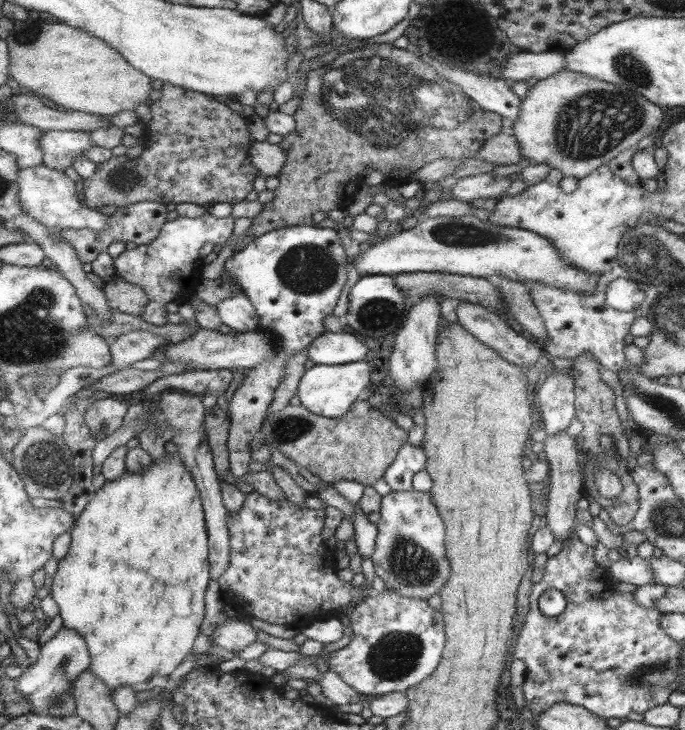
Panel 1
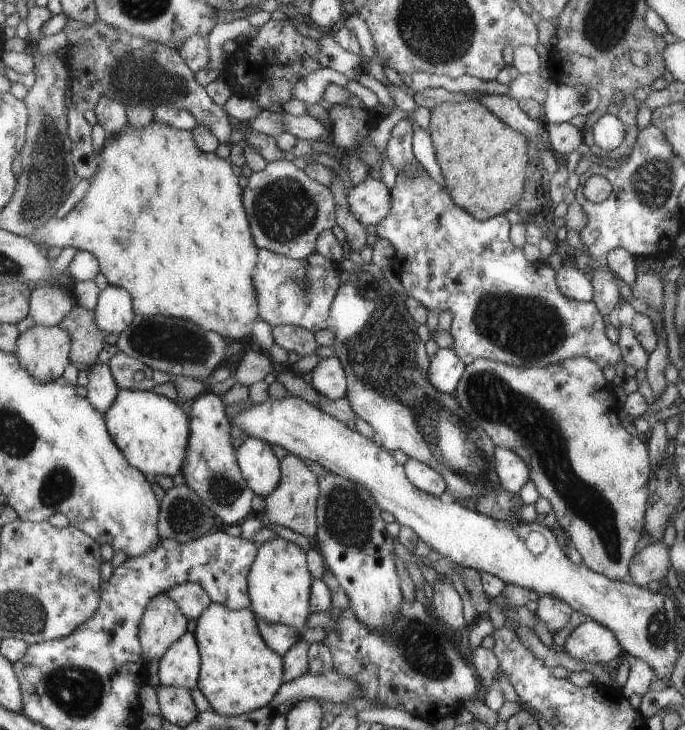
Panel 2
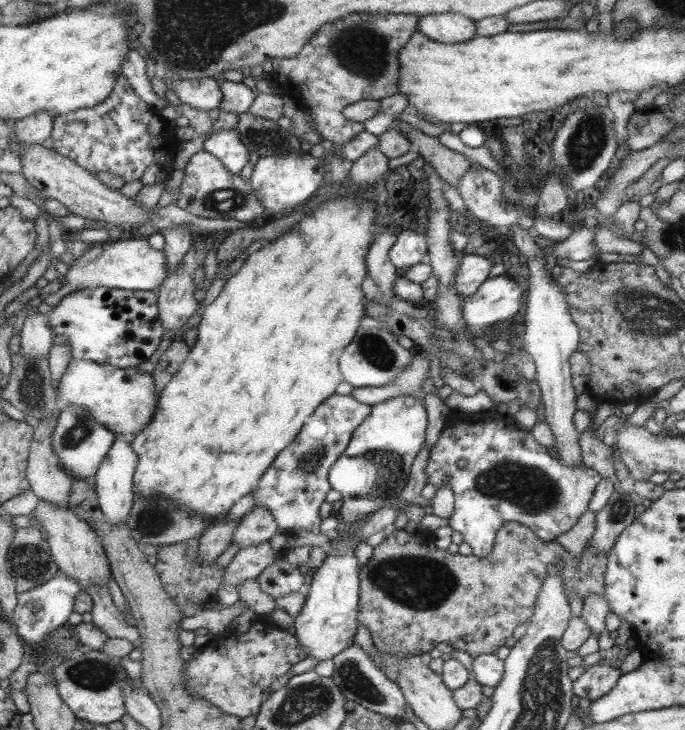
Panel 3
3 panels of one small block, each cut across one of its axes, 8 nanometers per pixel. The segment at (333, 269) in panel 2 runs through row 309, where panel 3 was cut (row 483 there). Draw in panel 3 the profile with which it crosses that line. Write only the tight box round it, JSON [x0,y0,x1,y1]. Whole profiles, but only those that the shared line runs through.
[253,394,371,536]

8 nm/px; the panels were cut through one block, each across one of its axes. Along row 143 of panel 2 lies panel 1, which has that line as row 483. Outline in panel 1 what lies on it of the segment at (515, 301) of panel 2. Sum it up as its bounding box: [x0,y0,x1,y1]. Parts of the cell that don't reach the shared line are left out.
[383,442,426,492]

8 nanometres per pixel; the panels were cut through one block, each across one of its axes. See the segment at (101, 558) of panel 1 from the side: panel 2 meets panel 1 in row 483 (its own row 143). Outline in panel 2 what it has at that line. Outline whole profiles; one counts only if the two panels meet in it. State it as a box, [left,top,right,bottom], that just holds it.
[29,120,258,338]

